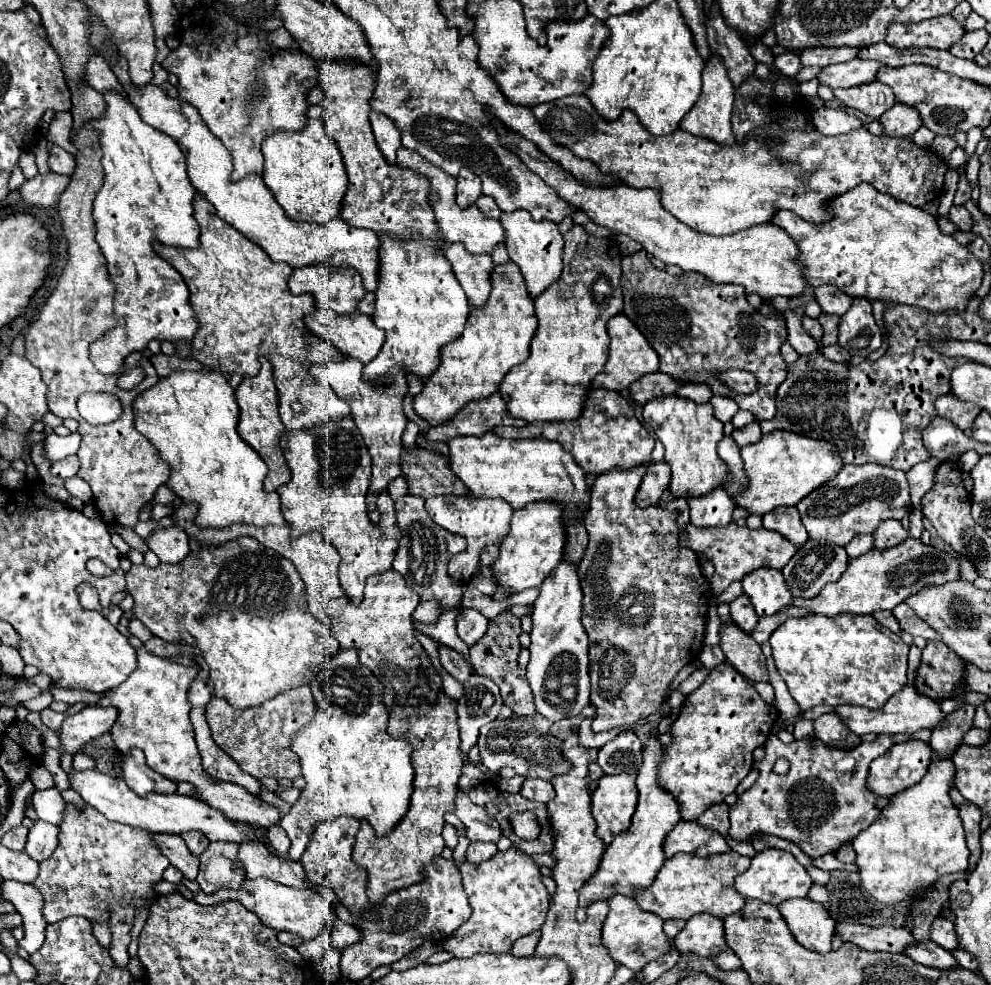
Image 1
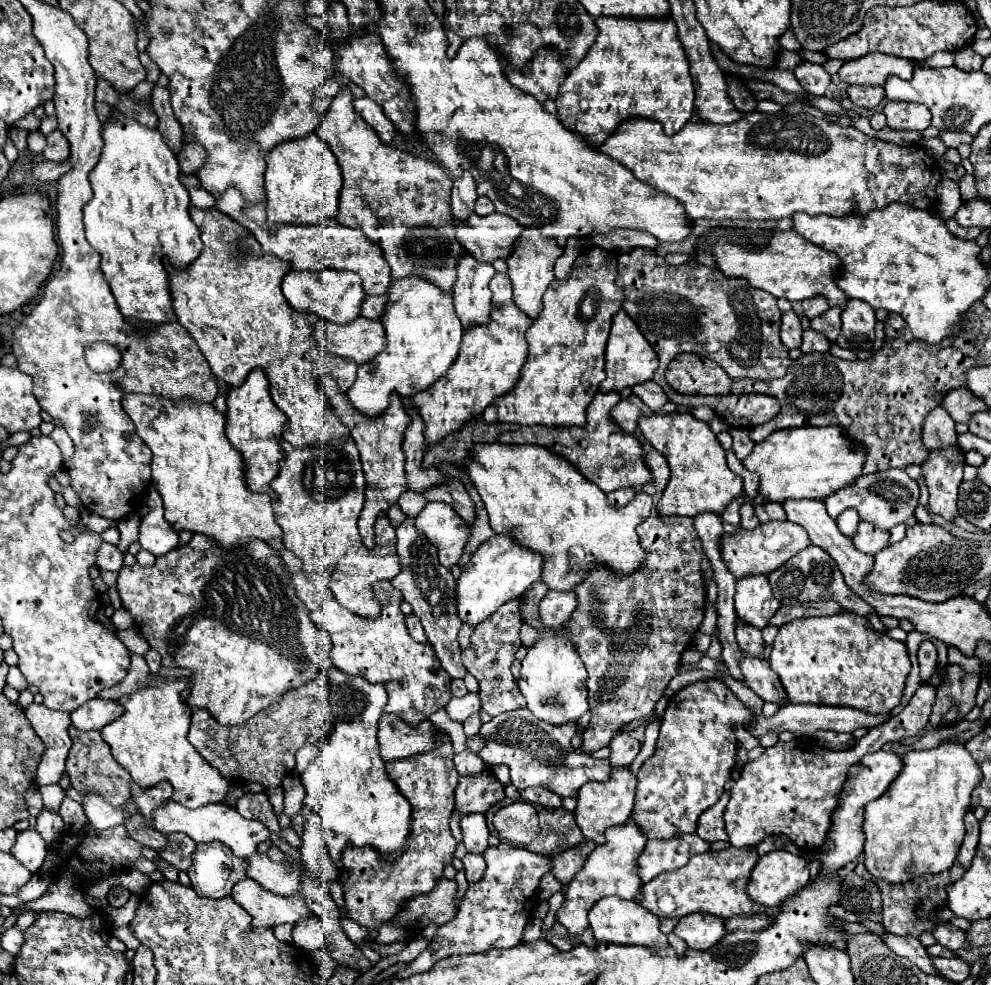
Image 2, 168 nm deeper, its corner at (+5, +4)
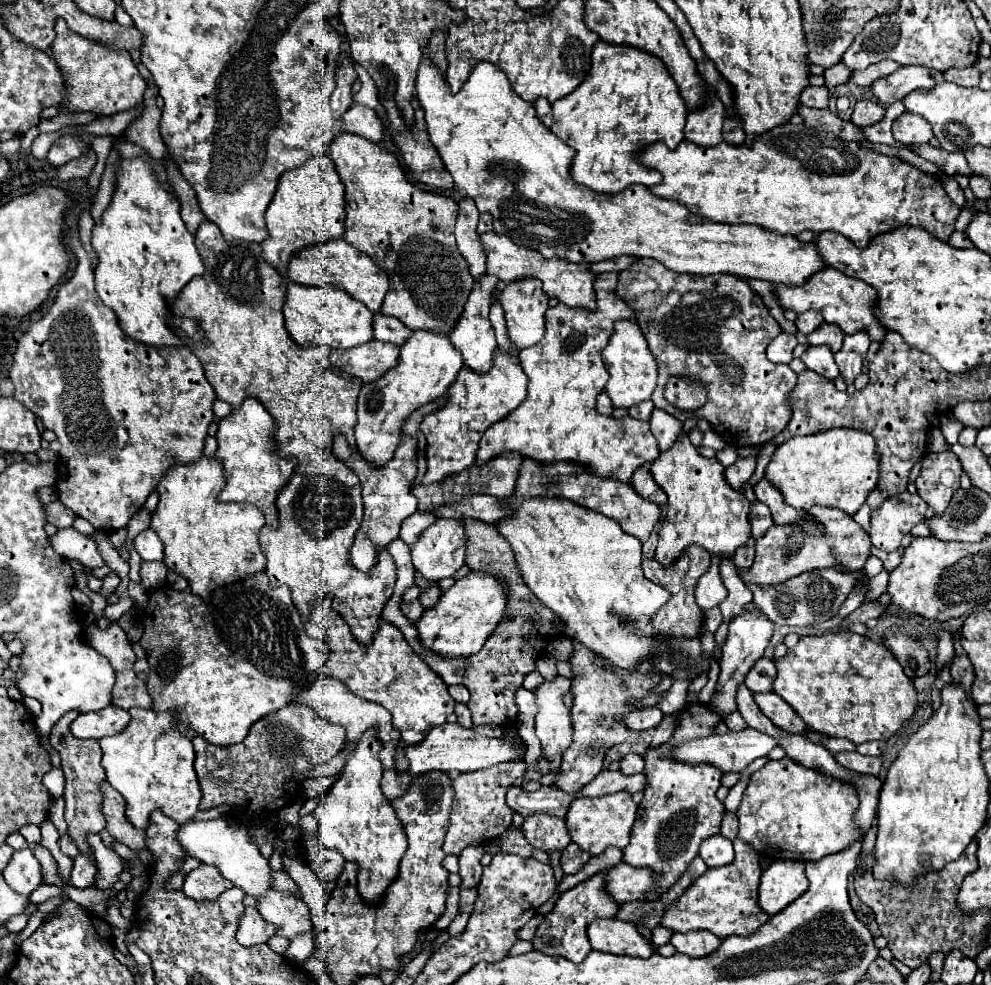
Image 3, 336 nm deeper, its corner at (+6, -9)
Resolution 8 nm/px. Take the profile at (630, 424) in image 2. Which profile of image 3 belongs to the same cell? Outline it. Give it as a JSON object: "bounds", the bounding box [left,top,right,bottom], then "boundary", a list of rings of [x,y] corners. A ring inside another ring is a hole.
{"bounds":[477,273,659,483],"boundary":[[[617,273],[597,275],[595,313],[571,309],[567,305],[547,309],[547,331],[543,339],[537,345],[519,351],[519,363],[529,377],[527,397],[503,421],[485,431],[477,451],[477,465],[485,465],[505,451],[511,451],[547,465],[573,461],[587,467],[597,477],[613,477],[621,483],[629,483],[637,467],[659,457],[649,423],[635,421],[630,415],[625,419],[605,417],[595,409],[595,399],[609,381],[601,351],[613,333],[613,323],[633,317],[633,309],[615,295],[615,287]]]}

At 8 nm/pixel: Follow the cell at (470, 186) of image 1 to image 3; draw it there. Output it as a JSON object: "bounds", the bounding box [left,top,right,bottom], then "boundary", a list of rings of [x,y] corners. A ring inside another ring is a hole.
{"bounds":[455,199,487,281],"boundary":[[[461,199],[459,203],[459,217],[455,225],[455,237],[457,237],[457,247],[459,253],[465,257],[469,265],[469,273],[473,275],[475,281],[487,273],[487,255],[481,247],[479,235],[477,235],[477,221],[479,221],[479,211],[471,199]]]}

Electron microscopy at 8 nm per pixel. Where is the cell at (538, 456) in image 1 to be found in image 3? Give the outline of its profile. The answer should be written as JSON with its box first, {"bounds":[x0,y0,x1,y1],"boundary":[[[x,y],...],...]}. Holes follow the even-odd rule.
{"bounds":[497,497,717,681],"boundary":[[[509,497],[505,501],[515,505],[517,511],[515,517],[501,521],[497,531],[511,543],[527,587],[565,623],[565,637],[585,645],[593,653],[605,657],[611,665],[627,671],[637,669],[643,661],[651,661],[657,673],[669,675],[675,681],[697,679],[701,673],[709,673],[709,665],[717,659],[717,655],[703,657],[699,641],[677,641],[671,633],[665,635],[665,631],[657,633],[653,629],[653,615],[667,603],[671,593],[643,577],[641,543],[635,537],[623,533],[615,521],[603,517],[601,513],[579,509],[579,505],[571,505],[571,501],[551,501],[539,497],[531,501],[515,501],[515,497]]]}

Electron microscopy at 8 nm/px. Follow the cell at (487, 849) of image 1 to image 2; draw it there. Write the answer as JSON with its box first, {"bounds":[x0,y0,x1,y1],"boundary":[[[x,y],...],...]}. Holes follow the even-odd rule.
{"bounds":[462,852,486,882],"boundary":[[[468,852],[468,854],[462,858],[462,864],[464,864],[464,870],[466,870],[468,882],[480,880],[480,876],[484,874],[484,868],[486,868],[484,856],[482,856],[482,854],[472,854],[472,852]]]}

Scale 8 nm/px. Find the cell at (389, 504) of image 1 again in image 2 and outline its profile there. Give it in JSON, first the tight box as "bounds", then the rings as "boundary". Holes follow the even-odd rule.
{"bounds":[272,436,400,616],"boundary":[[[352,436],[334,438],[324,446],[304,446],[294,448],[290,442],[282,440],[284,458],[280,460],[280,474],[272,480],[272,490],[276,492],[276,500],[272,500],[276,522],[282,528],[282,540],[284,546],[294,552],[302,560],[302,568],[306,572],[324,572],[328,566],[334,568],[332,572],[332,592],[336,600],[352,610],[358,612],[358,616],[378,616],[380,604],[376,602],[372,594],[372,584],[376,580],[392,580],[400,572],[398,556],[396,556],[396,533],[390,524],[386,513],[379,515],[375,524],[374,548],[364,548],[362,538],[358,534],[358,516],[364,504],[364,490],[366,480],[358,456],[358,448],[352,440]]]}

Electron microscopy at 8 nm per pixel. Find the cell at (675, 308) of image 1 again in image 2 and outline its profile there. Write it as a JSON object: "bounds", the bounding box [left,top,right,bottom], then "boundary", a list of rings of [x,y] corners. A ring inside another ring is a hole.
{"bounds":[618,248,792,428],"boundary":[[[632,248],[618,256],[618,288],[624,292],[622,308],[638,324],[644,338],[656,350],[660,366],[654,372],[654,382],[662,386],[674,404],[710,406],[730,426],[752,428],[776,416],[780,406],[768,394],[748,396],[690,396],[676,392],[666,382],[666,366],[682,352],[696,352],[716,360],[732,378],[772,380],[786,374],[792,364],[788,348],[780,340],[780,316],[776,298],[764,290],[752,288],[746,280],[732,280],[716,268],[686,262],[670,266],[650,248]]]}

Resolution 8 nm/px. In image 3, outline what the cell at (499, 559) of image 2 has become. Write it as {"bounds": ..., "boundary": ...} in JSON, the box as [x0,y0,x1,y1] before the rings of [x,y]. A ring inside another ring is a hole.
{"bounds":[415,573,507,657],"boundary":[[[467,573],[467,577],[455,581],[455,585],[449,587],[447,591],[443,591],[439,601],[431,609],[425,609],[423,615],[415,623],[423,649],[433,651],[441,657],[471,657],[471,655],[475,655],[485,645],[489,633],[495,629],[495,625],[501,621],[501,617],[505,613],[505,603],[507,603],[505,591],[507,591],[507,585],[503,585],[503,581],[495,581],[493,577],[487,577],[487,573]]]}

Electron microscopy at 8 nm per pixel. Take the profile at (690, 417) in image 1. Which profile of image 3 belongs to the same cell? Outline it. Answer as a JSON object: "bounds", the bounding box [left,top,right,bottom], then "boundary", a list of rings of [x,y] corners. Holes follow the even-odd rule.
{"bounds":[651,418,751,569],"boundary":[[[689,418],[679,441],[651,465],[653,479],[667,495],[667,523],[663,523],[659,531],[659,545],[655,551],[655,559],[665,569],[673,565],[689,545],[699,545],[711,555],[731,559],[751,537],[751,525],[747,521],[751,503],[741,493],[729,489],[727,481],[723,481],[723,465],[719,465],[717,459],[701,457],[691,445],[687,431],[696,423],[697,418]]]}

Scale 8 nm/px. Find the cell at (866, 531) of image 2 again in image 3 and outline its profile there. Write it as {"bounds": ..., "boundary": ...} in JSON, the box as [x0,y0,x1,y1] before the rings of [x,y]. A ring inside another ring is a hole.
{"bounds":[741,507,871,585],"boundary":[[[813,507],[803,511],[803,517],[807,519],[799,525],[773,525],[755,541],[755,563],[741,575],[745,581],[757,585],[779,585],[811,569],[827,569],[835,565],[841,565],[845,571],[863,569],[871,541],[851,515],[833,507]]]}

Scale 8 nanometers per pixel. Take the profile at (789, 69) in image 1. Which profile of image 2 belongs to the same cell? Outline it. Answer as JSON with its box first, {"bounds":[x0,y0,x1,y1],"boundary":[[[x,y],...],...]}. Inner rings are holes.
{"bounds":[794,62,830,96],"boundary":[[[800,62],[794,68],[794,74],[796,74],[798,82],[804,86],[804,90],[810,94],[822,96],[826,92],[826,88],[830,86],[830,74],[820,64]]]}

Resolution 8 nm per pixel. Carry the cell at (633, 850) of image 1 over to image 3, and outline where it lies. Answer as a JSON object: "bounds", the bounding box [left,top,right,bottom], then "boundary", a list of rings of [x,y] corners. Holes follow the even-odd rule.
{"bounds":[533,873,617,963],"boundary":[[[605,873],[593,875],[591,879],[579,883],[577,887],[565,891],[559,895],[555,907],[551,913],[545,915],[543,923],[537,927],[535,937],[533,937],[533,949],[541,951],[545,955],[563,955],[565,959],[573,961],[573,963],[581,963],[583,957],[589,955],[591,945],[587,939],[587,925],[591,917],[615,917],[617,913],[617,903],[611,901],[611,897],[607,897],[607,893],[603,891],[603,881],[605,881]]]}

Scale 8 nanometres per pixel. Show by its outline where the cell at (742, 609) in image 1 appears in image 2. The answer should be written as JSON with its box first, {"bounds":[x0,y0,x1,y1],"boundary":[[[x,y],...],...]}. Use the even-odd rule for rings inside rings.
{"bounds":[736,620,764,656],"boundary":[[[736,620],[736,640],[738,640],[742,652],[748,652],[752,656],[760,656],[764,650],[760,630],[752,624],[744,624],[742,620]]]}

